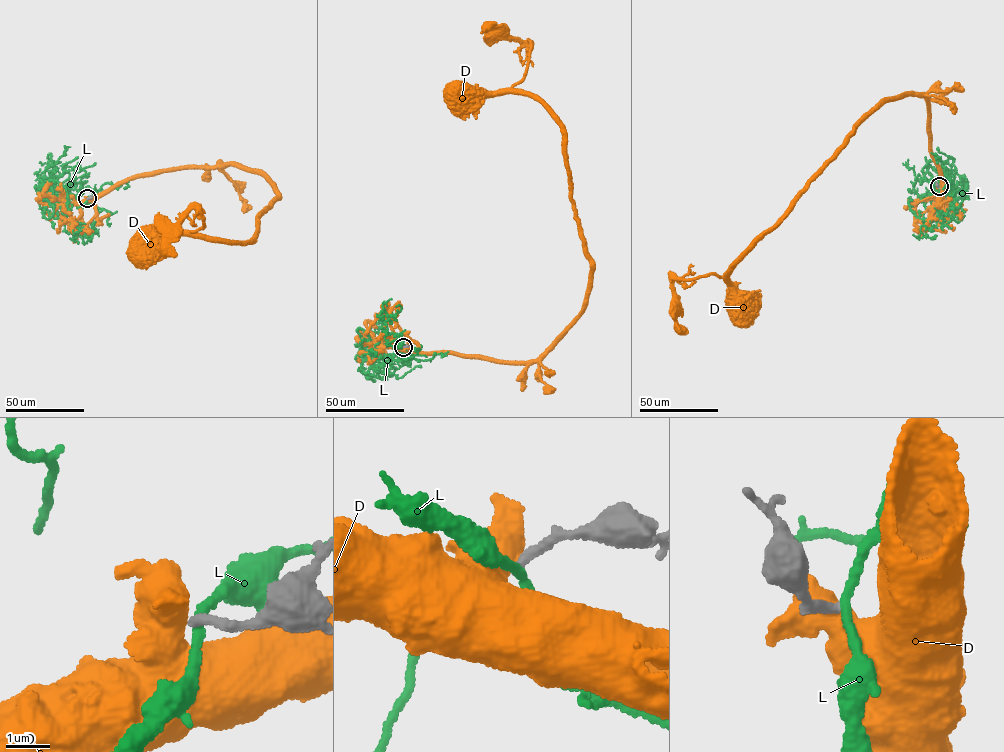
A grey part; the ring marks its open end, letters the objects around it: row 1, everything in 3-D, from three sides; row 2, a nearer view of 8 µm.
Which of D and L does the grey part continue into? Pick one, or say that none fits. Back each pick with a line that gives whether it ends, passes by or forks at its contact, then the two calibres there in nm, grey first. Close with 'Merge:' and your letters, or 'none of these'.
Merge: none of these

